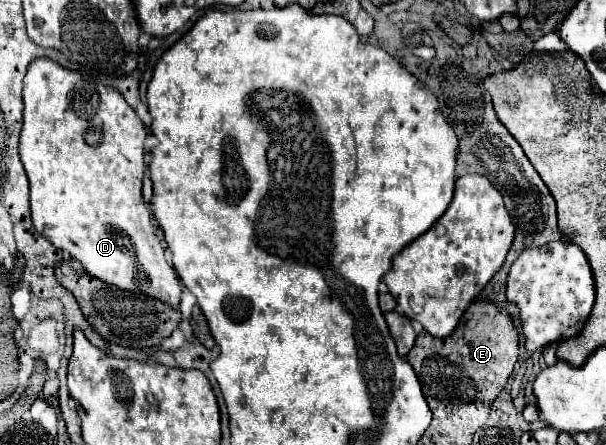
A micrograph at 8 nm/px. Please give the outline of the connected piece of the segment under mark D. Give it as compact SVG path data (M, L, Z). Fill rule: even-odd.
M36 58L24 78L22 88L24 120L20 132L20 160L30 180L30 210L34 228L44 234L58 250L68 252L84 270L98 280L120 290L140 292L158 298L170 306L180 304L182 284L164 256L164 246L156 236L158 228L150 210L142 202L144 178L144 138L146 128L124 100L124 96L106 84L98 84L80 72L62 68L50 58Z

